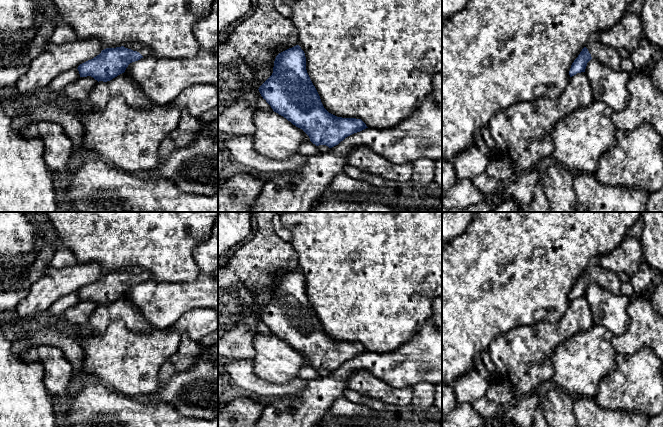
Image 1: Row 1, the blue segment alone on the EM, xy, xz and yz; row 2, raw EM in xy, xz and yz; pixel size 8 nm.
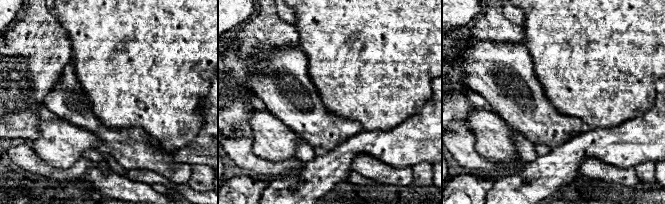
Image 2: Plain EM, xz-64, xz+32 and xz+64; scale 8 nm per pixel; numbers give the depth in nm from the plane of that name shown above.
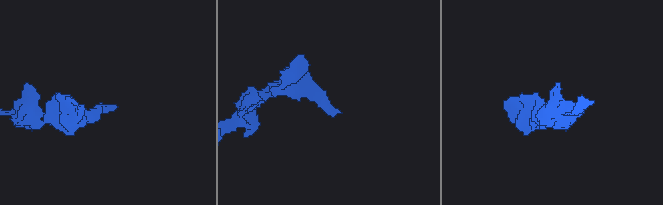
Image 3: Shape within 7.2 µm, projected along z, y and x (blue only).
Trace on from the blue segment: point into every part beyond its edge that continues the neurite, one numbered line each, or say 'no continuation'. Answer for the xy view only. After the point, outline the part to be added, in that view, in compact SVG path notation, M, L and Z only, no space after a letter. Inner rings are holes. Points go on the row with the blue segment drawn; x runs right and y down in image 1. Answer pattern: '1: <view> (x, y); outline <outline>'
1: xy (144, 50); outline M129 43L124 47L139 52L143 57L151 54L151 49L142 43Z

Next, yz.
1: yz (608, 56); outline M592 38L585 46L592 58L613 70L621 70L621 57L619 50L606 46L596 38Z

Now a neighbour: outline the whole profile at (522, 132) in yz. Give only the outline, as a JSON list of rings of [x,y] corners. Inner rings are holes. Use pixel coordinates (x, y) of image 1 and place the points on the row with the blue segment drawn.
[[[581,72],[570,78],[566,89],[555,99],[537,98],[500,110],[491,118],[488,125],[496,145],[494,157],[509,160],[517,175],[535,168],[542,159],[552,156],[554,145],[551,133],[554,125],[577,109],[589,105],[593,100],[589,79],[585,72]]]

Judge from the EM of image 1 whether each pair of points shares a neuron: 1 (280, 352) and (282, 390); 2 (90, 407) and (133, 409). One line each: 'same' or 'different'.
1: different
2: same

